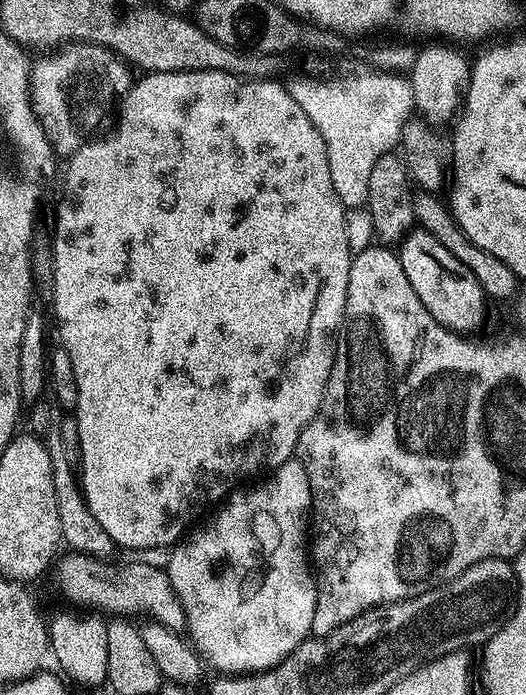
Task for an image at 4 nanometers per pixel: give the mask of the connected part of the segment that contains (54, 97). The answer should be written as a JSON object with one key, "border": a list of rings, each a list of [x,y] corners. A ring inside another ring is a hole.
{"border":[[[97,44],[68,46],[56,55],[58,56],[46,61],[41,68],[39,65],[38,75],[32,84],[36,97],[34,107],[52,147],[61,157],[67,158],[103,129],[100,127],[107,122],[108,115],[110,120],[118,101],[132,87],[134,76],[131,76],[133,73],[129,65],[116,53]],[[75,84],[80,84],[80,116],[72,116],[76,100],[68,96],[68,91]]]}

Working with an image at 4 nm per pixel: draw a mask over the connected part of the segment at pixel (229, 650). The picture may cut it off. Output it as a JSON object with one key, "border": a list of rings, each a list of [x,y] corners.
{"border":[[[299,459],[287,460],[282,466],[278,466],[276,471],[267,478],[251,486],[241,487],[233,491],[211,513],[212,520],[204,524],[204,528],[189,531],[171,549],[172,557],[166,563],[166,571],[174,590],[178,594],[187,614],[191,643],[205,661],[208,660],[219,671],[224,674],[247,674],[250,672],[264,672],[267,668],[273,668],[275,664],[280,664],[303,640],[312,636],[312,623],[314,622],[314,602],[316,601],[316,577],[313,565],[310,563],[310,513],[312,511],[312,495],[310,494],[310,478],[306,478],[306,470],[300,465]]]}

